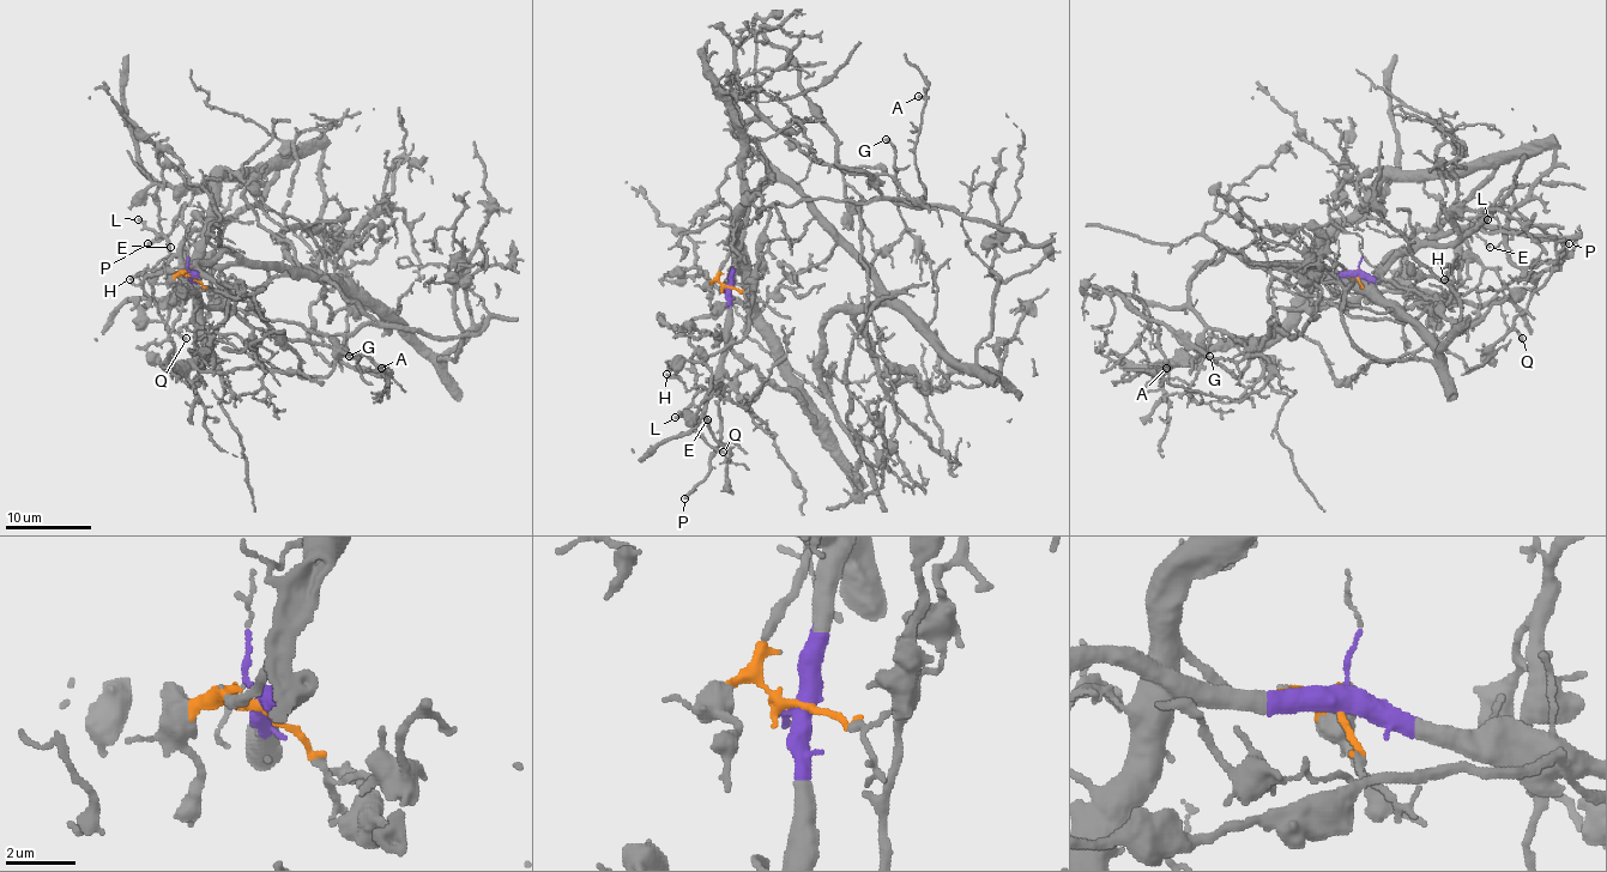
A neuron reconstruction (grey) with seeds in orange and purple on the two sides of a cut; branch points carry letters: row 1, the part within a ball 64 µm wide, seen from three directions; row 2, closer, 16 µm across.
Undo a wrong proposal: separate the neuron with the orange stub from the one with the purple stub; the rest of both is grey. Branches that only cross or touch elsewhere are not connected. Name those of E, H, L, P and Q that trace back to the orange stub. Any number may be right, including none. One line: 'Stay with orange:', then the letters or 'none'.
Stay with orange: none

